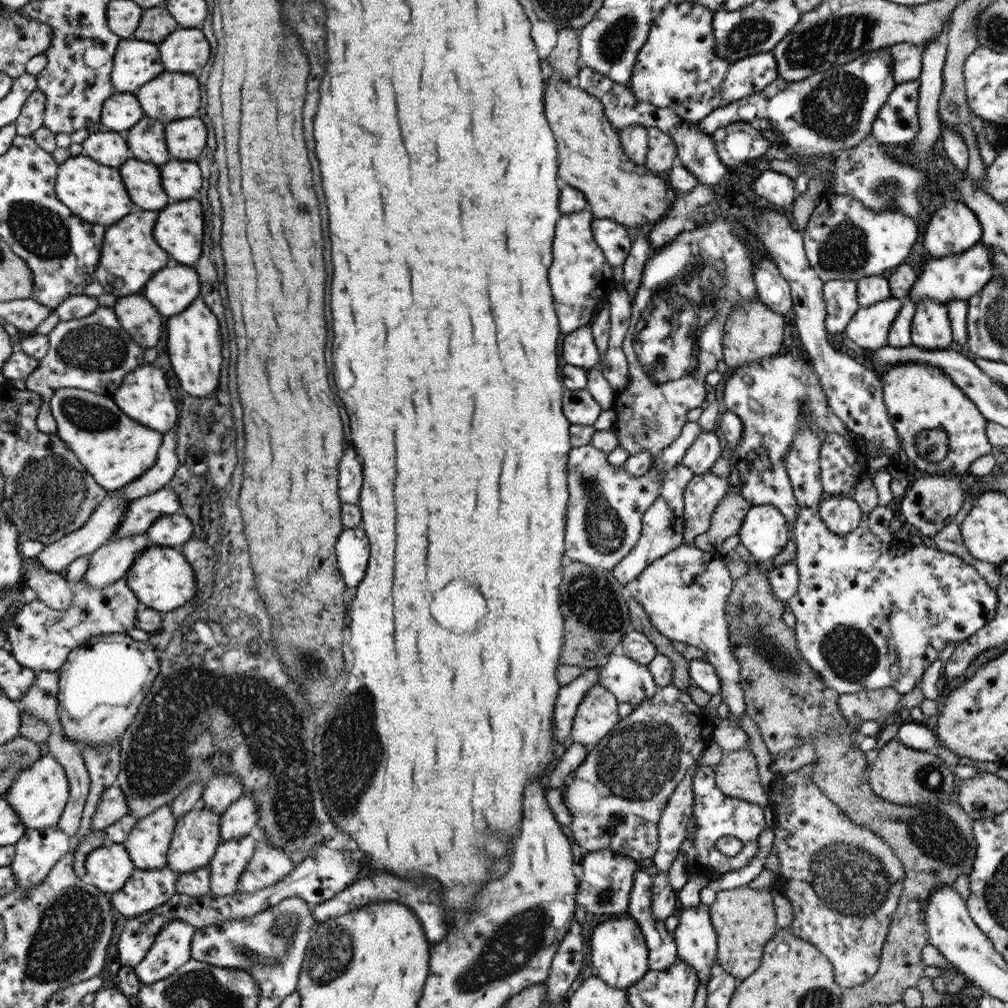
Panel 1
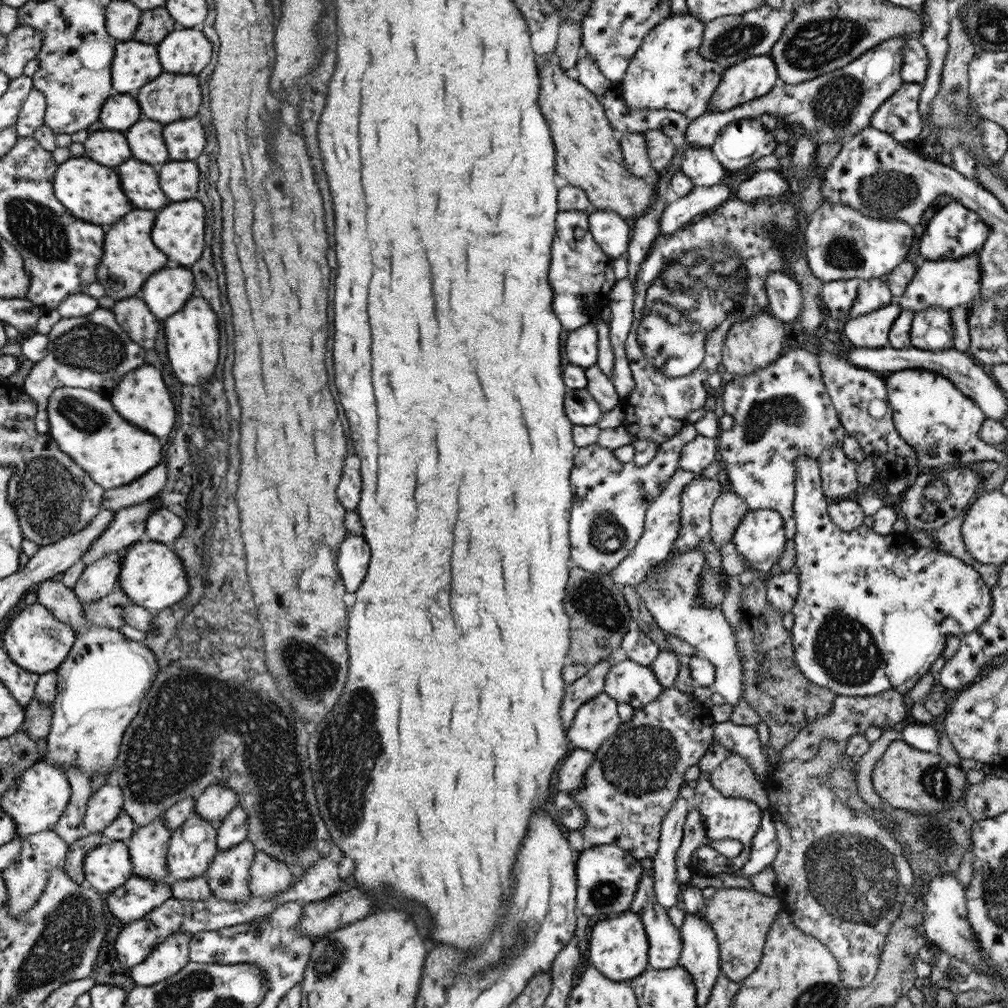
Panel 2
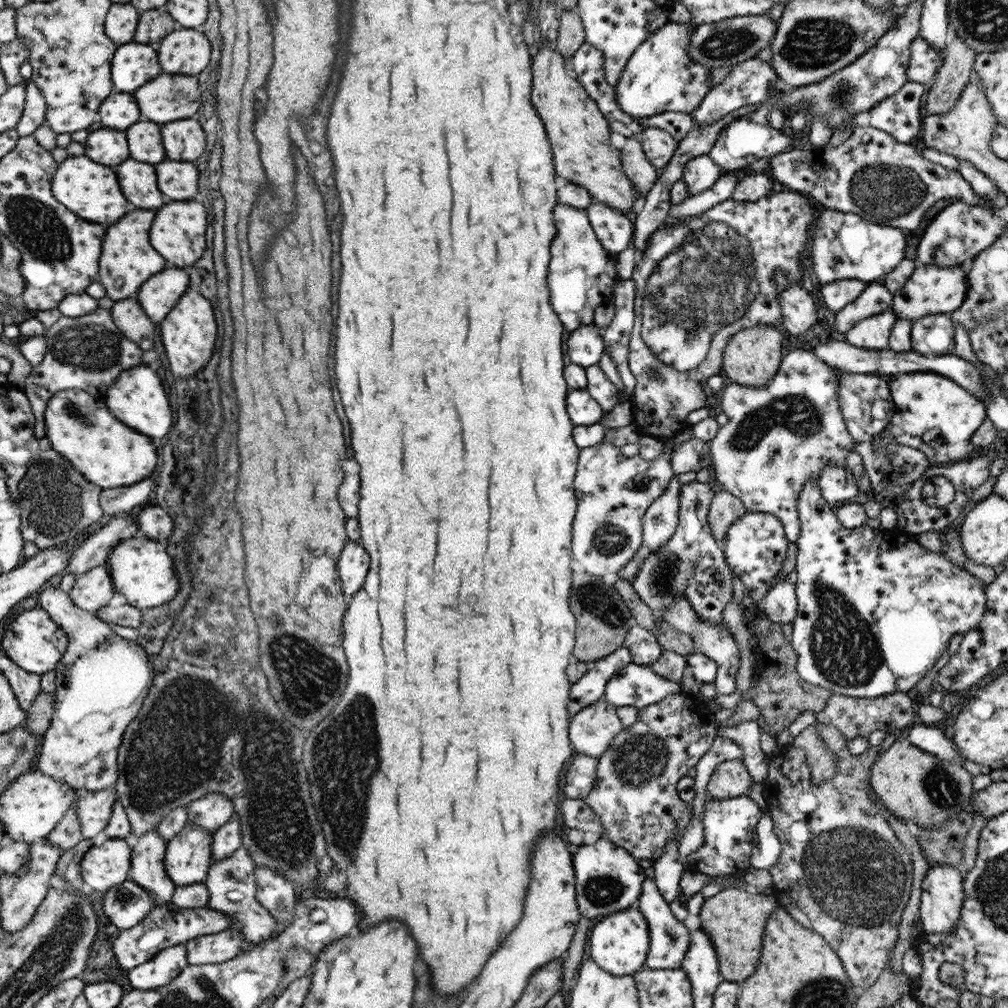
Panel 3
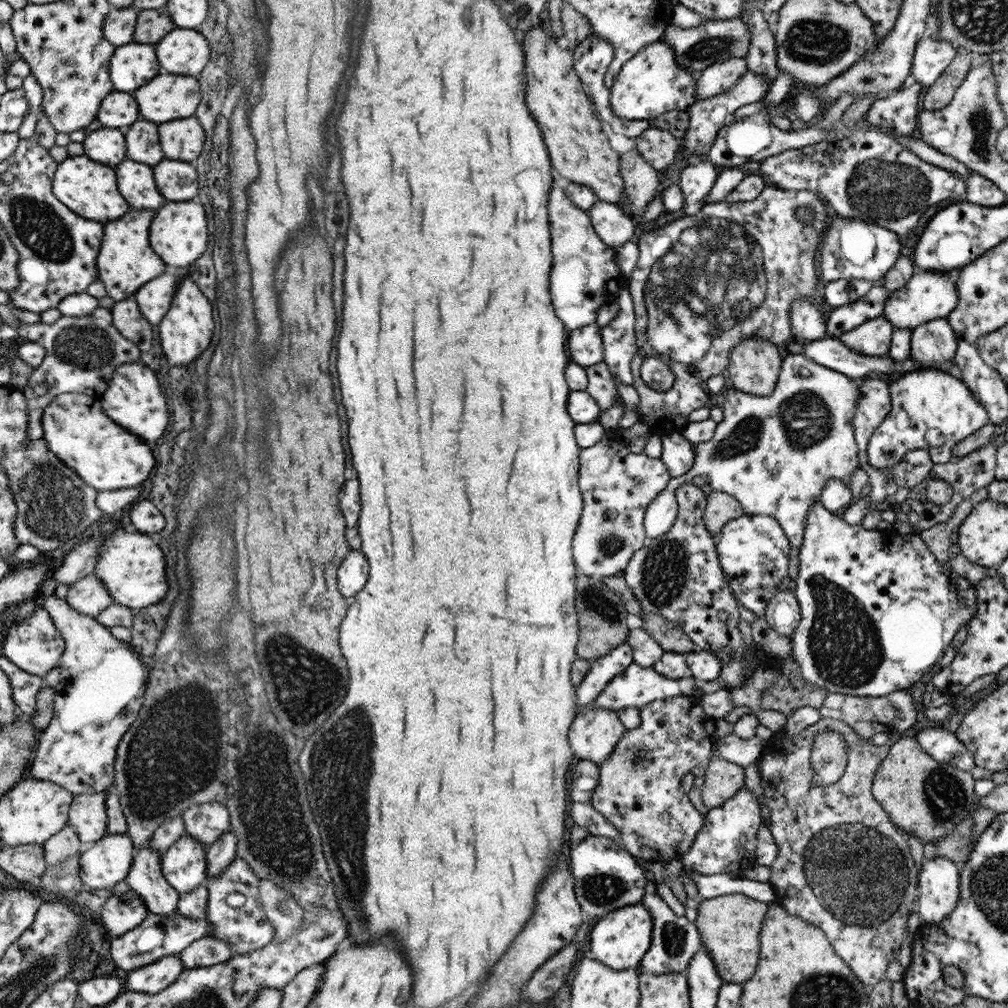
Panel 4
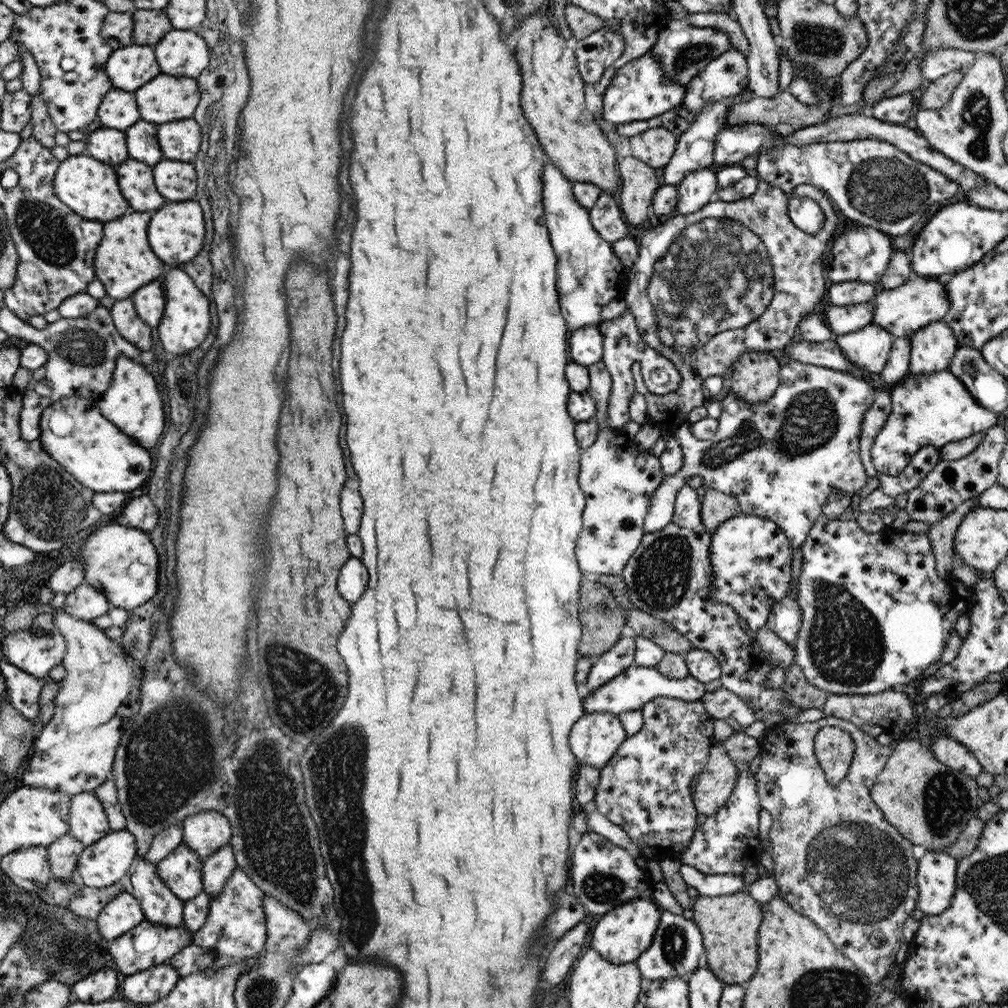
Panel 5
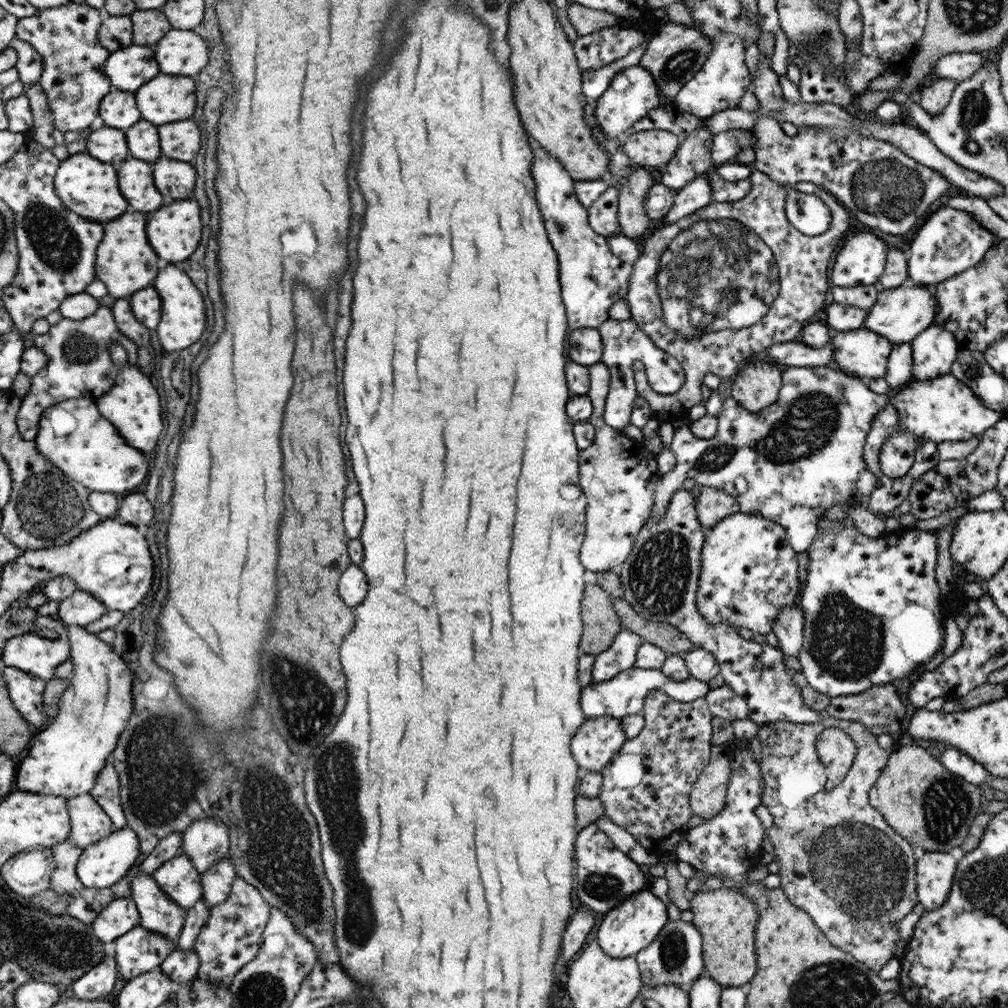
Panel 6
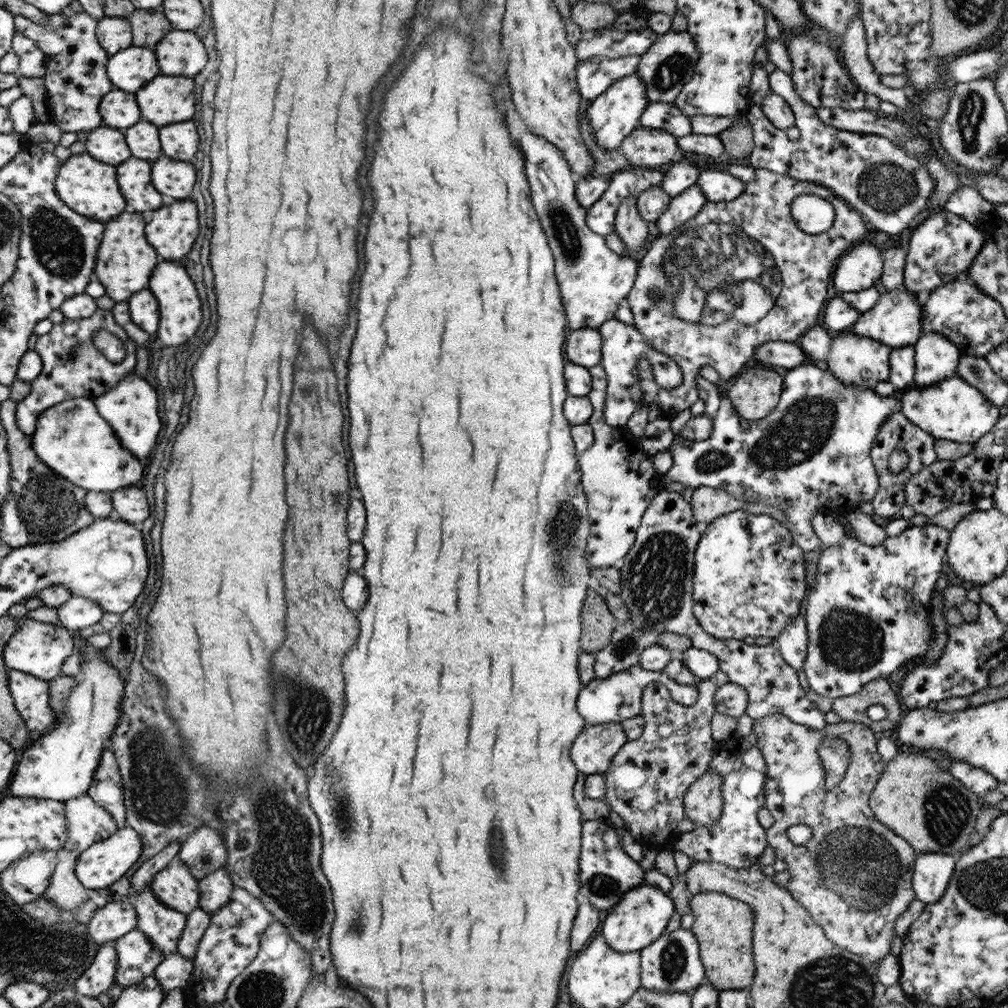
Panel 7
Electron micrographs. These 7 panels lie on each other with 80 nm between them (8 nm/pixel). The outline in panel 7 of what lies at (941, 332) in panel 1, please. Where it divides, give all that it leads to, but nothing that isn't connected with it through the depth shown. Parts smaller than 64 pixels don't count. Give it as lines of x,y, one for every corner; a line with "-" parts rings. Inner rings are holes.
937,332
920,334
915,348
914,385
934,386
957,374
961,352
955,344

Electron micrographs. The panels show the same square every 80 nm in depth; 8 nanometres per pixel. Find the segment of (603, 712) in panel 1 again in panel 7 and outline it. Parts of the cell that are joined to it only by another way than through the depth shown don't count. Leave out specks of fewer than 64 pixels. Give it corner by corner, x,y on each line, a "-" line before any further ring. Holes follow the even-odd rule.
621,723
587,725
572,747
573,763
584,776
603,775
609,770
617,752
628,743

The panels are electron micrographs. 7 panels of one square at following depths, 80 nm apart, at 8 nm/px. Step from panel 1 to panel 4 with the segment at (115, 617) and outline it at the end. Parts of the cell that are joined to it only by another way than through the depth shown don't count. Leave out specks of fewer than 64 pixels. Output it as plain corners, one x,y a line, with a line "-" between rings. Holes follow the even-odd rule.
41,606
22,620
14,621
3,642
3,656
8,657
14,664
26,672
43,678
53,668
58,667
65,650
65,639
56,627
49,612

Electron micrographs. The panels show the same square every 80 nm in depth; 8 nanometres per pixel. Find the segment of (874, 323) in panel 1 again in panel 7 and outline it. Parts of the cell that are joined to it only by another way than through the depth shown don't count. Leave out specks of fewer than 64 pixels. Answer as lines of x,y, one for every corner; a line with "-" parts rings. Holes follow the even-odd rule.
846,332
833,339
829,354
822,365
838,380
841,380
848,386
853,384
853,386
868,388
874,391
878,382
889,380
890,353
890,347
869,336
858,336
853,334
853,332

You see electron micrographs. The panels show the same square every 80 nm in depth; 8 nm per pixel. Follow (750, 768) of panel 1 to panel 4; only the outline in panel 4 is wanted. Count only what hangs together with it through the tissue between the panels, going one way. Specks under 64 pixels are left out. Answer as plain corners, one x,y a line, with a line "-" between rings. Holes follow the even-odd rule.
712,755
705,768
705,780
700,792
704,806
718,808
730,800
745,786
744,773
744,766

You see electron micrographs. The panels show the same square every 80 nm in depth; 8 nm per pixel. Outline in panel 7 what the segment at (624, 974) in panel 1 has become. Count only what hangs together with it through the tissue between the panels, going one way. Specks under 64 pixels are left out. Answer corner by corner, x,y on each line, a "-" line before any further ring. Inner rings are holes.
642,884
626,892
616,907
612,907
604,922
602,936
614,952
638,952
653,944
667,930
667,924
675,913
670,895
654,885

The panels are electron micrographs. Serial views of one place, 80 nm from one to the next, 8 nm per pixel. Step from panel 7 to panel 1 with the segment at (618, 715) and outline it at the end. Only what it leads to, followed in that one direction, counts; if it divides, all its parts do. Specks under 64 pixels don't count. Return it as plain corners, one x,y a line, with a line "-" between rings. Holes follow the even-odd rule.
611,655
610,661
599,668
600,684
614,693
619,702
631,704
633,708
654,696
659,688
649,668
626,655

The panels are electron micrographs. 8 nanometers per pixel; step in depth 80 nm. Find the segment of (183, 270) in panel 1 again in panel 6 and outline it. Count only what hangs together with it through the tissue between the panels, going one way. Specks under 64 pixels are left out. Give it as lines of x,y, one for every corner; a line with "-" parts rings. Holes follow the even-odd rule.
150,284
129,298
137,319
146,325
146,328
156,329
163,314
163,300
157,289

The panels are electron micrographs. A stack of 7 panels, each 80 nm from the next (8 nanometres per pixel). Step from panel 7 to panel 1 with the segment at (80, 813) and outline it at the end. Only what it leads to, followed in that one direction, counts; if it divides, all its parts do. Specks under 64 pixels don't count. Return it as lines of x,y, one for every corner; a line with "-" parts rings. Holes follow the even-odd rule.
113,784
102,794
101,802
97,804
92,818
91,828
105,830
128,814
129,803
125,791
118,784

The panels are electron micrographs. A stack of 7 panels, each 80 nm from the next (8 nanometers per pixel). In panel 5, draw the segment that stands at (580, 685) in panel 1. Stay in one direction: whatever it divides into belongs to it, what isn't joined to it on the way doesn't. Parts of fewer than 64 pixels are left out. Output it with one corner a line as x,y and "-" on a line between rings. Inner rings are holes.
622,637
609,651
596,657
584,684
584,694
593,693
609,680
616,679
626,668
636,664
636,650
634,637

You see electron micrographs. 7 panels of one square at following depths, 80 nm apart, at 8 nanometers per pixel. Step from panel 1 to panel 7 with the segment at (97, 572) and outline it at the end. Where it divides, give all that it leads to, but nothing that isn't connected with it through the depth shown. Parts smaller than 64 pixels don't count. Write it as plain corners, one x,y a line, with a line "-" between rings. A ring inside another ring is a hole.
72,596
64,605
57,608
57,613
60,626
74,633
96,624
105,610
84,597

